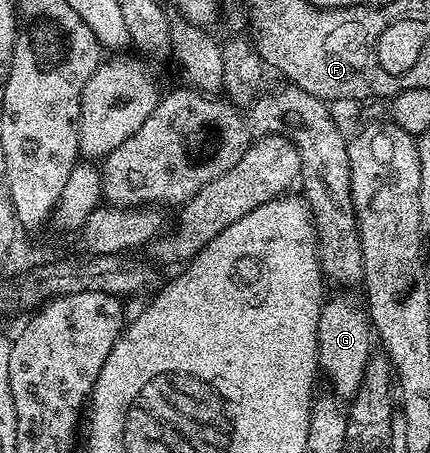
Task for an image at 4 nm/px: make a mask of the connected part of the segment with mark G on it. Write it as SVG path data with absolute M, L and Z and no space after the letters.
M342 292L342 295L332 299L330 297L323 303L318 332L318 363L319 369L328 376L334 390L333 393L342 400L351 399L359 390L363 382L364 372L372 357L372 324L365 305Z

